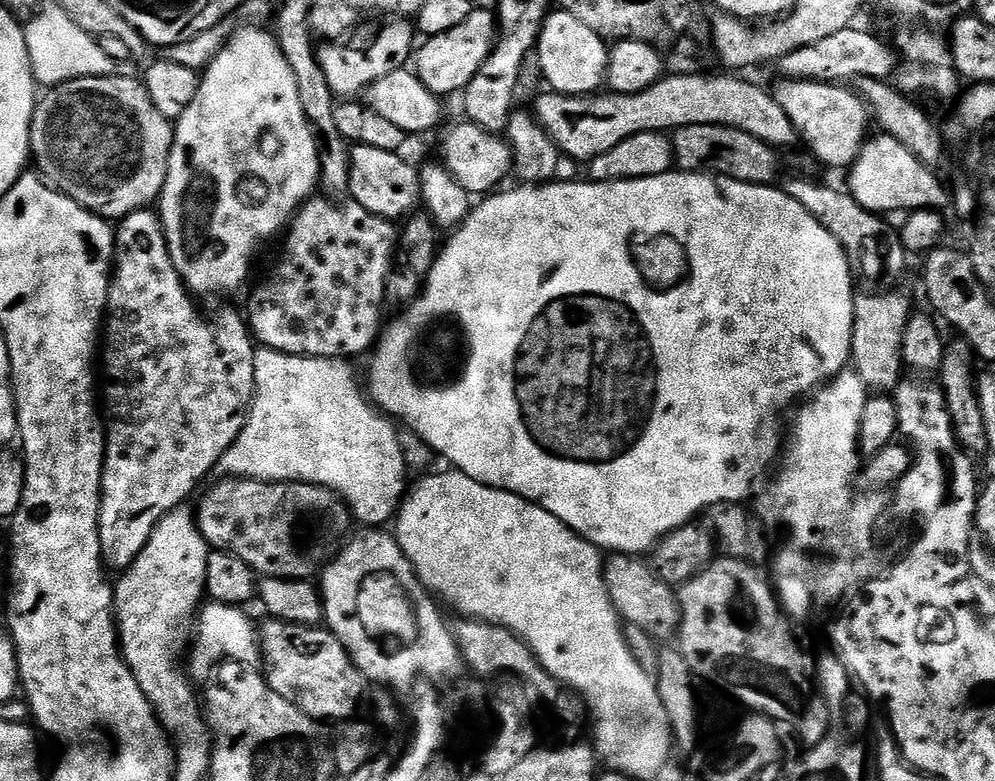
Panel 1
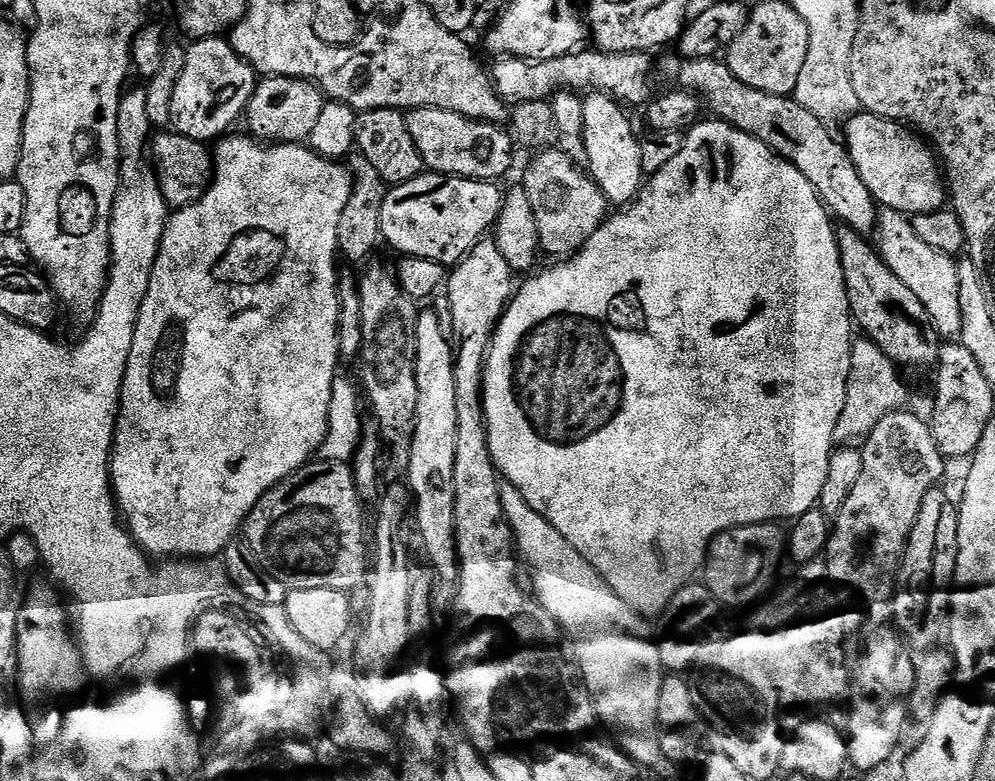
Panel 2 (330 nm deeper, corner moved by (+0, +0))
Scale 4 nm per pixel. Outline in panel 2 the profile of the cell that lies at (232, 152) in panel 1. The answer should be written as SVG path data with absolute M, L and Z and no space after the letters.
M248 134L232 135L225 135L215 145L214 171L200 200L177 208L169 215L158 258L150 274L150 286L146 290L146 298L142 298L130 358L124 367L124 385L120 388L120 407L110 461L112 494L132 539L152 558L219 557L225 546L237 539L257 502L321 451L334 416L332 387L336 384L336 367L342 363L338 342L338 222L346 202L350 200L352 173L343 163L322 157L303 143L277 144L261 142Z

